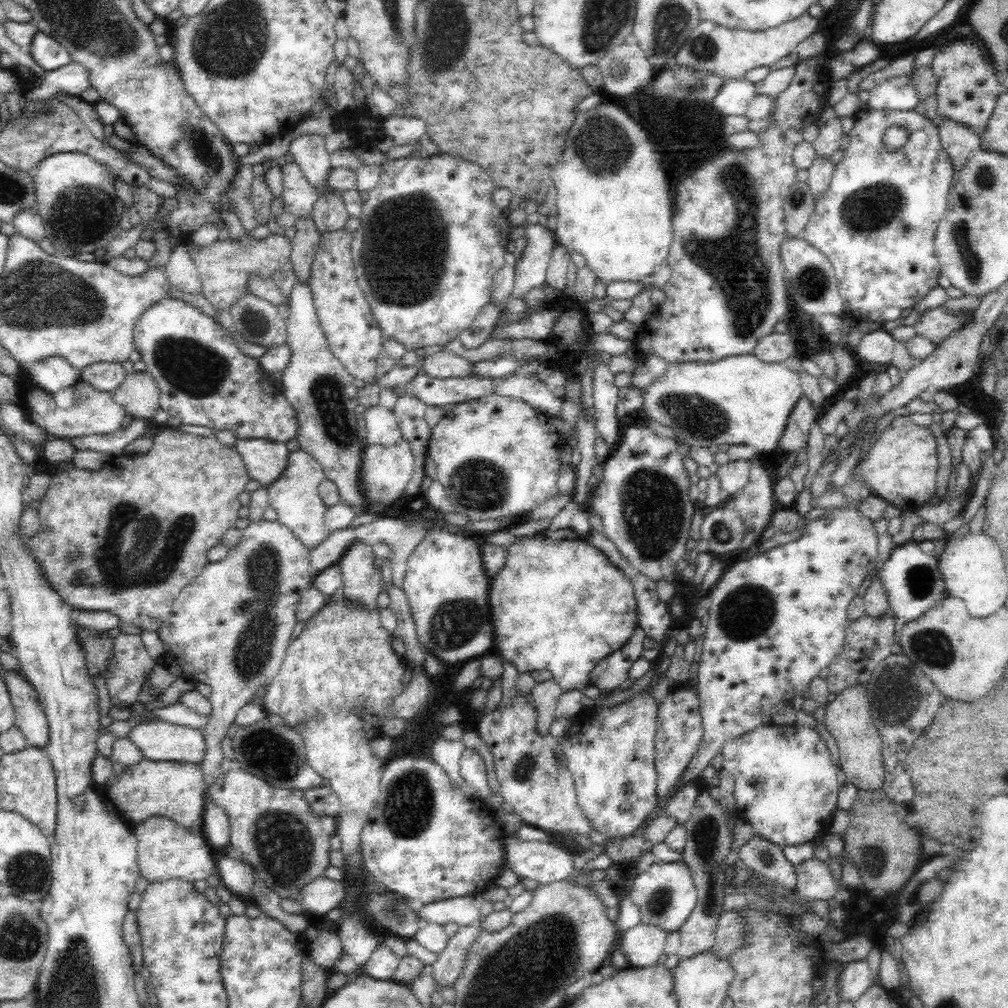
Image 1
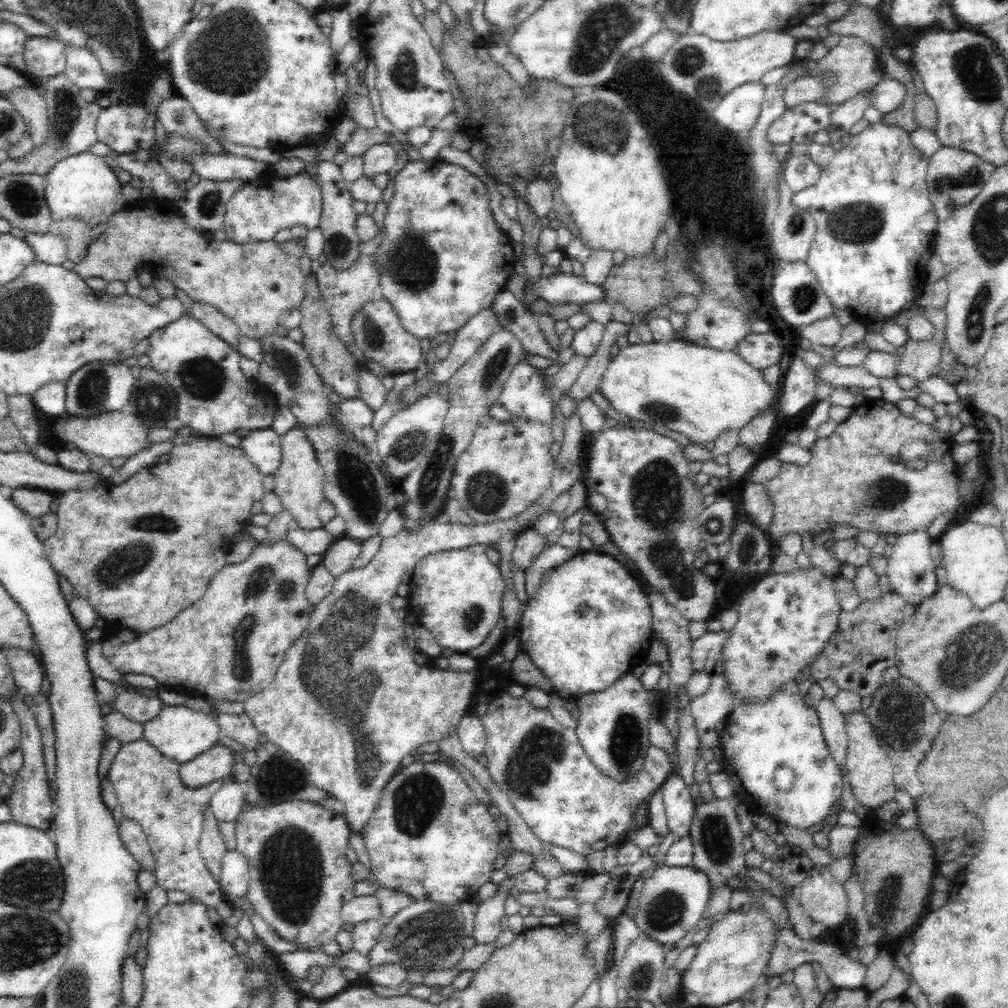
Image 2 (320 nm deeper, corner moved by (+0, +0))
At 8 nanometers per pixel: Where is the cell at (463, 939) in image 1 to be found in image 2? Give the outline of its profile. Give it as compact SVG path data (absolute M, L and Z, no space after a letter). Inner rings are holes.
M514 876L505 878L497 888L496 893L485 901L480 901L475 914L474 930L472 937L478 944L493 942L503 930L500 920L505 914L505 902L510 896L510 890L515 886Z

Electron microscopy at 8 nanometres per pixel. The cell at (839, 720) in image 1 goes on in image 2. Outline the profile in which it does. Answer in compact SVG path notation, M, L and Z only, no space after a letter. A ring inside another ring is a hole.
M861 709L854 710L844 716L848 748L846 748L847 774L854 797L866 808L875 809L884 802L894 799L897 787L893 779L894 765L890 757L882 750L869 718Z

